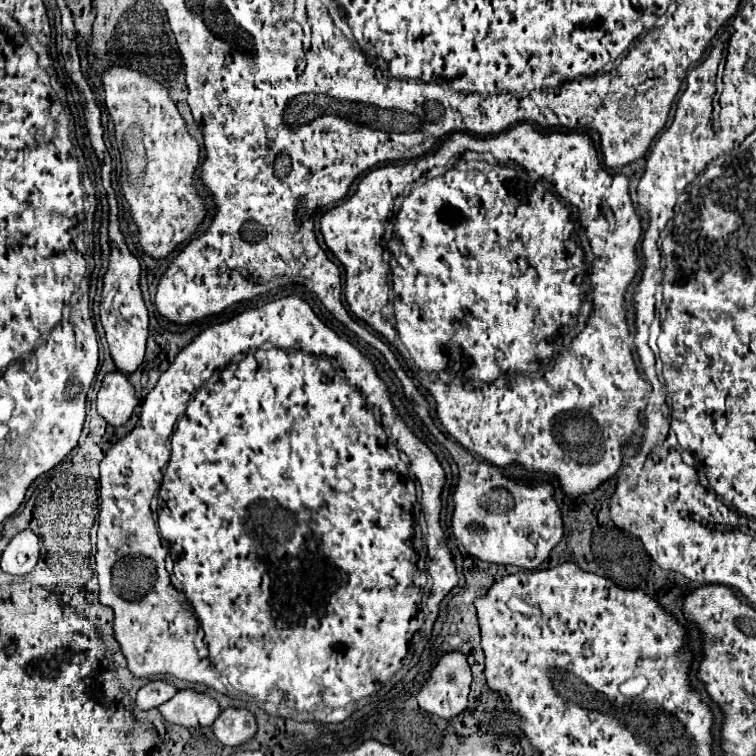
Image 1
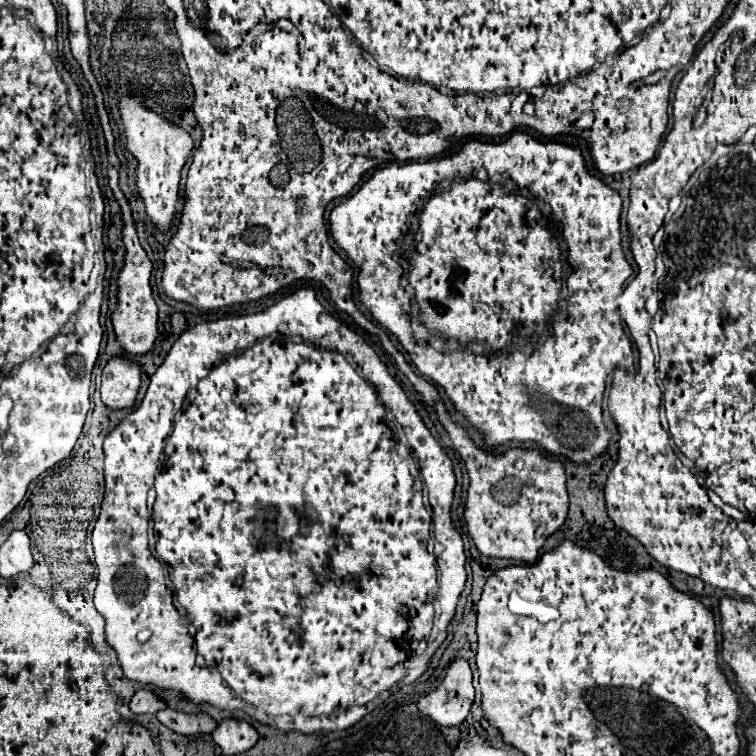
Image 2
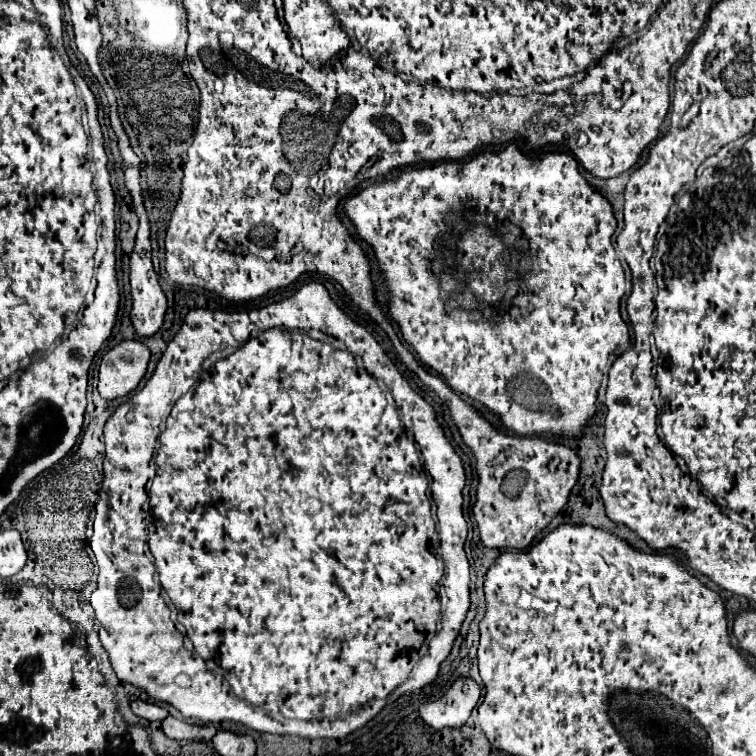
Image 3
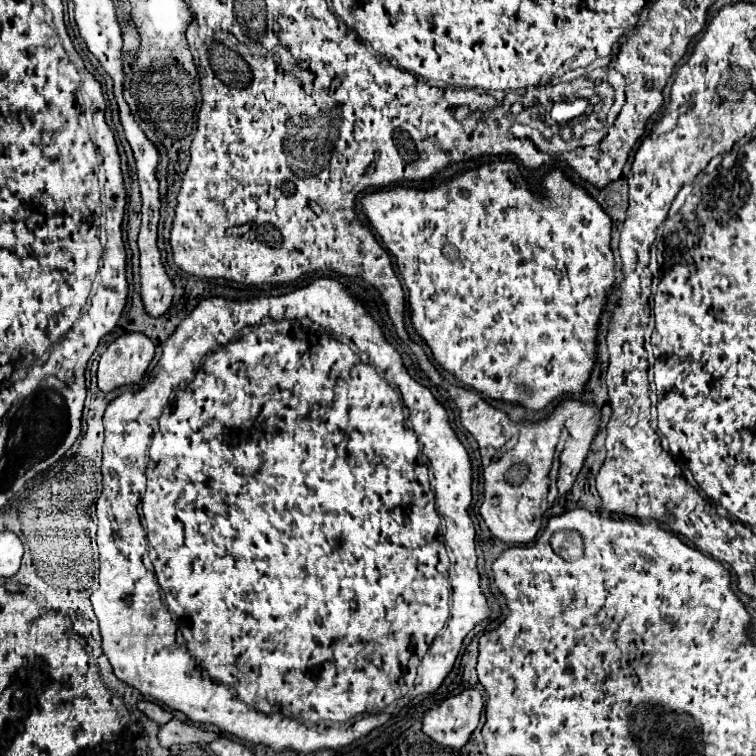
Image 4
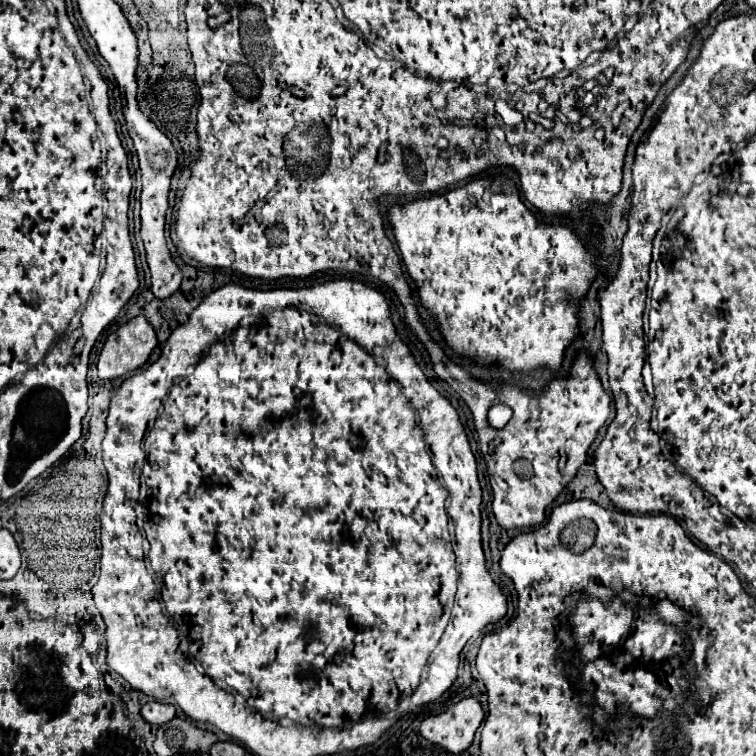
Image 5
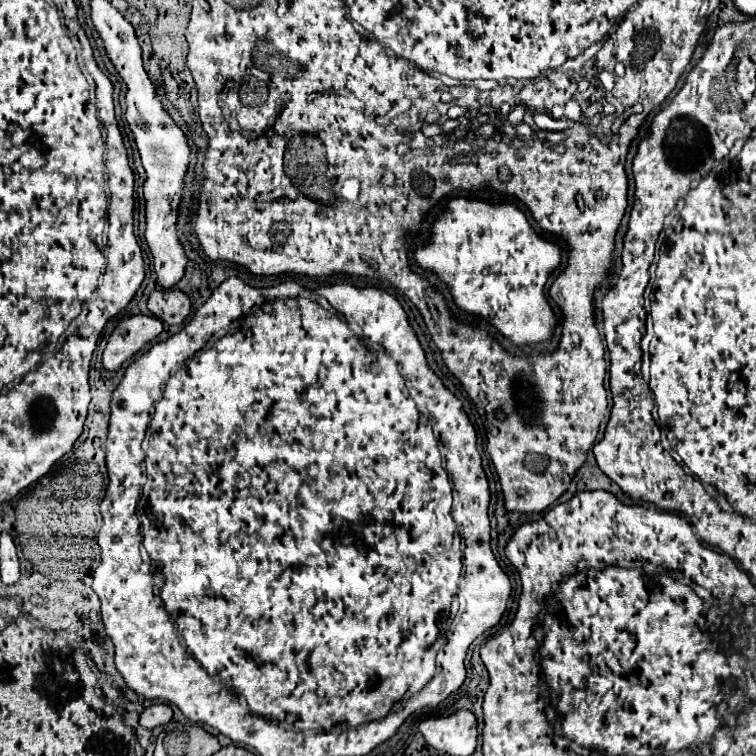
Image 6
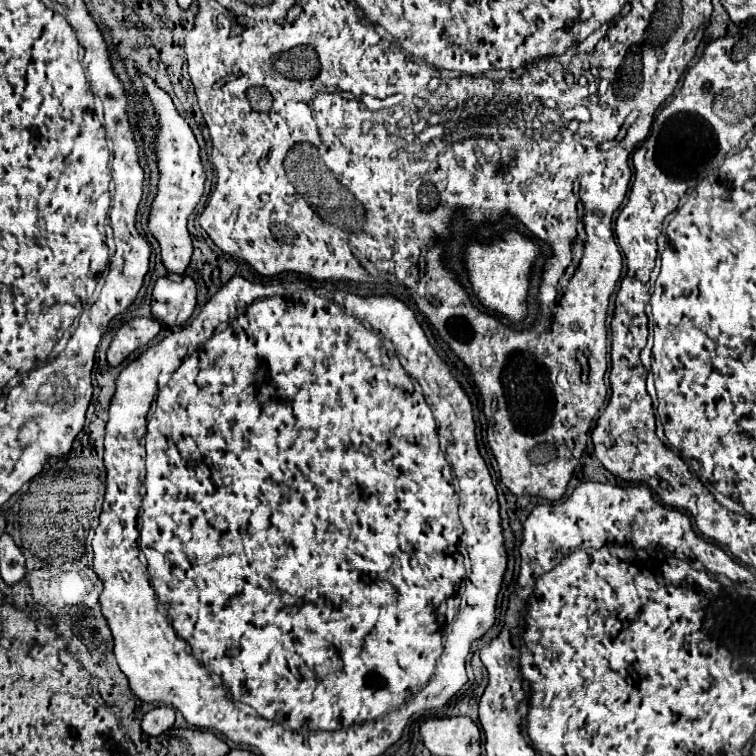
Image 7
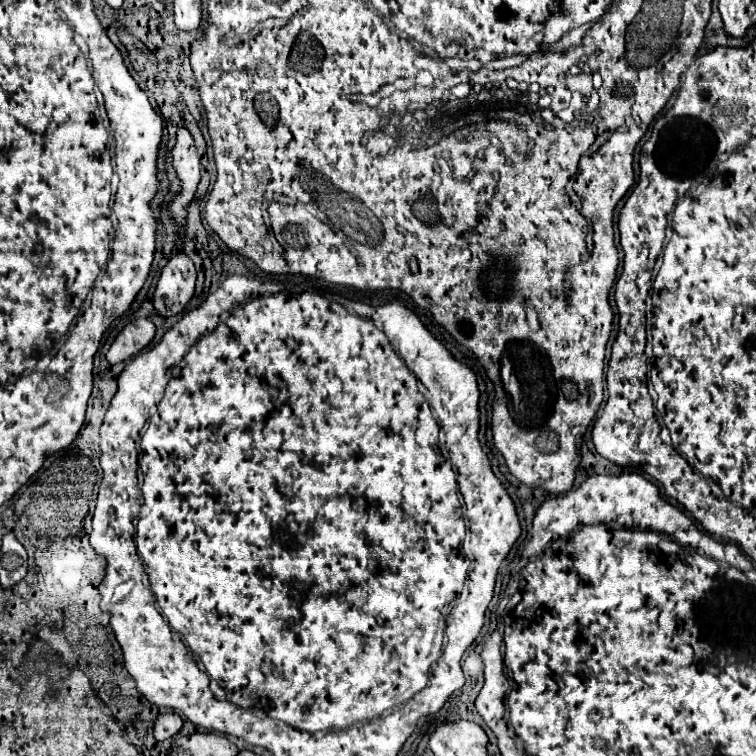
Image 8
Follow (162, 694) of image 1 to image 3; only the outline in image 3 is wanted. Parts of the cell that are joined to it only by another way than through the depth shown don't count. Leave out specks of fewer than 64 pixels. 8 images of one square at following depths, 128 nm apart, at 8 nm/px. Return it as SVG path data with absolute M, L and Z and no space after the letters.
M134 700L132 702L132 712L140 718L146 718L146 720L164 720L168 716L166 708L156 706L152 702L144 702L144 700Z

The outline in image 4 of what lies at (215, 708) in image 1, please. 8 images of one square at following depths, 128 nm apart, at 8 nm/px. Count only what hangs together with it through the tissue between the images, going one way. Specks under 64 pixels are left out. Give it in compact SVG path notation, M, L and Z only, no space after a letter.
M172 718L168 724L160 726L158 732L158 740L164 748L170 748L174 744L210 744L214 742L214 738L218 738L214 732L192 726L192 724L184 724L178 718Z

